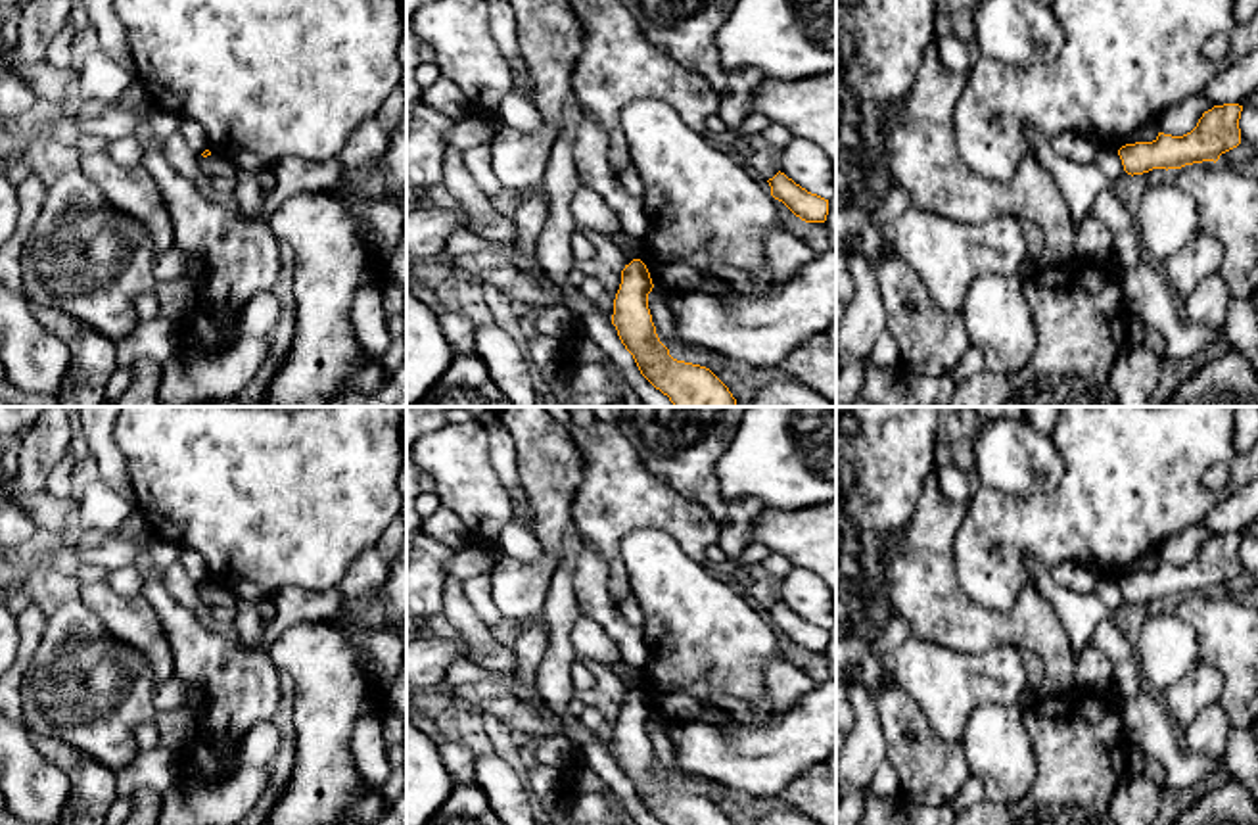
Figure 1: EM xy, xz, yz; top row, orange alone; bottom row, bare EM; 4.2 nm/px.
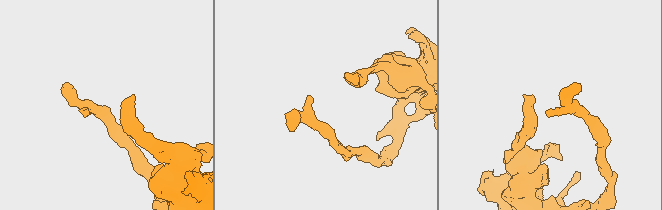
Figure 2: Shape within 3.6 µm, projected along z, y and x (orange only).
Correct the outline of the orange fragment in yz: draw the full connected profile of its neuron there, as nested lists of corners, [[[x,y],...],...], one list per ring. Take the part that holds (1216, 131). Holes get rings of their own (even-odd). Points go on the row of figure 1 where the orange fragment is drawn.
[[[1223,104],[1204,111],[1197,127],[1183,134],[1172,136],[1158,132],[1153,142],[1126,144],[1118,150],[1128,175],[1143,175],[1153,169],[1181,169],[1185,165],[1218,161],[1222,153],[1241,144],[1243,106]]]

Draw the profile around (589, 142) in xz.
[[[583,109],[573,130],[573,159],[581,182],[616,211],[621,228],[633,238],[644,238],[652,224],[644,198],[629,194],[621,184],[608,161],[604,130]]]

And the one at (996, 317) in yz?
[[[984,272],[970,280],[961,309],[968,345],[982,351],[986,370],[1022,370],[1036,347],[1036,326],[1018,274]]]

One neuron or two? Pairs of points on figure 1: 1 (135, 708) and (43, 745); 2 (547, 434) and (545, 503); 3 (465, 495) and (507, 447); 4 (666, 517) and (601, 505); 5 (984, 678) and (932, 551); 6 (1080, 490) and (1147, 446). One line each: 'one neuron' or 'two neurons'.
1: two neurons
2: one neuron
3: two neurons
4: one neuron
5: two neurons
6: one neuron

